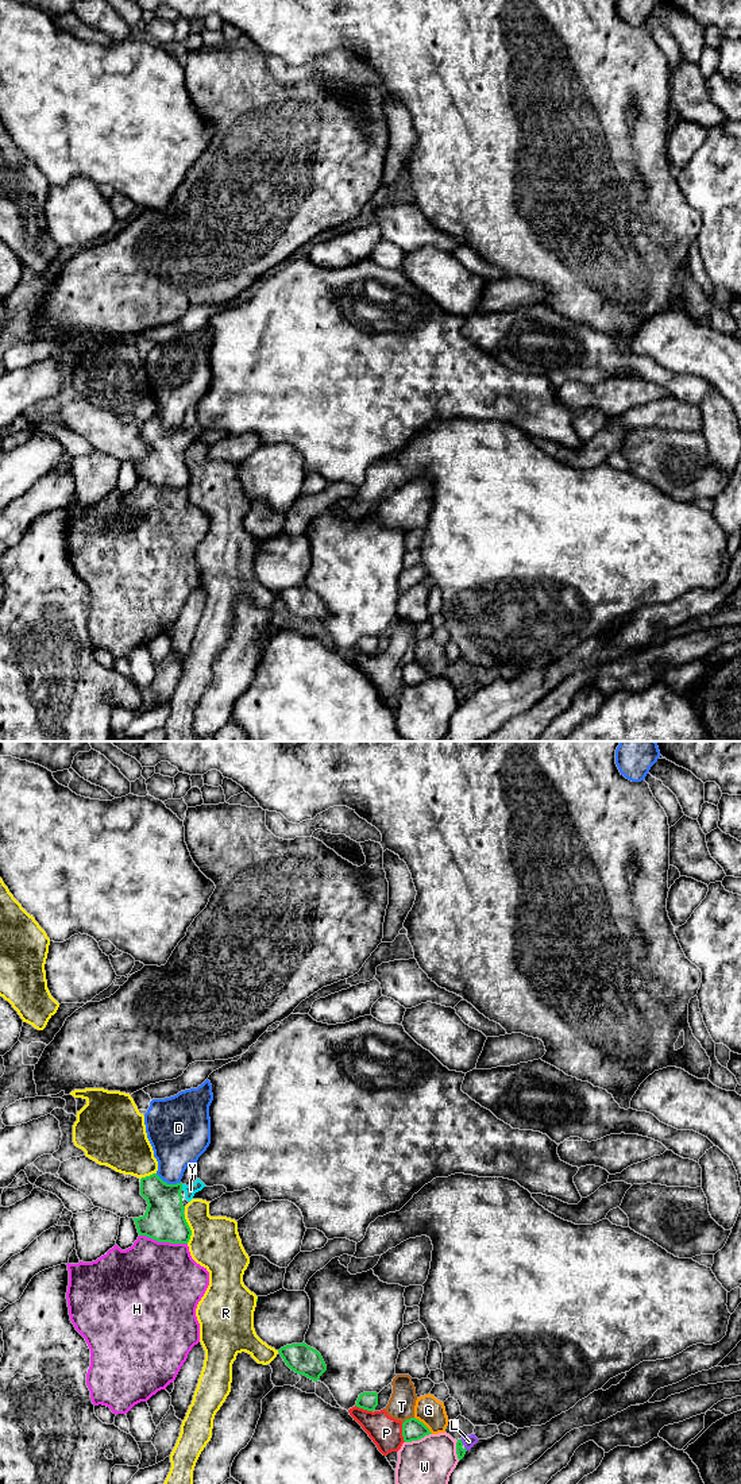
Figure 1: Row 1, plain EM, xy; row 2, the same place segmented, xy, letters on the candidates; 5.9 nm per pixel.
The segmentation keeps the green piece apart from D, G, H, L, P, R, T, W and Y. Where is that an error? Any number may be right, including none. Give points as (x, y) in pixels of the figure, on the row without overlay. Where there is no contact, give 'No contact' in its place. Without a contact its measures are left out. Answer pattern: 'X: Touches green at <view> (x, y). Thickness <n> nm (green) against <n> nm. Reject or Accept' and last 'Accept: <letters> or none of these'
D: Touches green at xy (166, 427). Thickness 260 nm (green) against 300 nm. Reject
G: Touches green at xy (424, 669). Thickness 130 nm (green) against 160 nm. Reject
H: Touches green at xy (163, 485). Thickness 260 nm (green) against 480 nm. Reject
L: Touches green at xy (462, 686). Thickness 60 nm (green) against 70 nm. Reject
P: Touches green at xy (402, 677). Thickness 130 nm (green) against 190 nm. Reject
R: Touches green at xy (189, 473). Thickness 260 nm (green) against 300 nm. Reject
T: Touches green at xy (408, 663). Thickness 130 nm (green) against 160 nm. Reject
W: Touches green at xy (417, 683). Thickness 130 nm (green) against 320 nm. Reject
Y: Touches green at xy (181, 431). Thickness 260 nm (green) against 70 nm. Accept
Accept: Y

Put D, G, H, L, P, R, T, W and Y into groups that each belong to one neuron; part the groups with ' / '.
D / G / H / L / P T / R / W / Y

